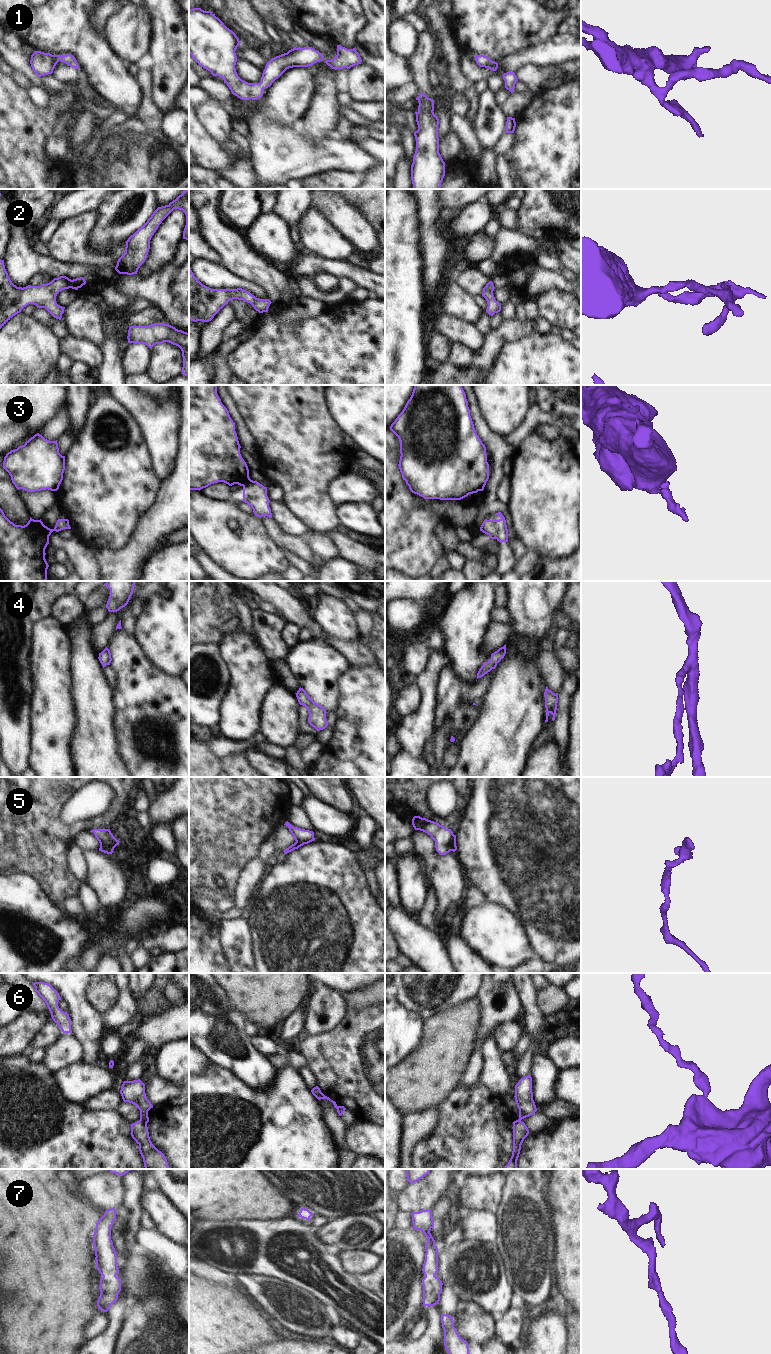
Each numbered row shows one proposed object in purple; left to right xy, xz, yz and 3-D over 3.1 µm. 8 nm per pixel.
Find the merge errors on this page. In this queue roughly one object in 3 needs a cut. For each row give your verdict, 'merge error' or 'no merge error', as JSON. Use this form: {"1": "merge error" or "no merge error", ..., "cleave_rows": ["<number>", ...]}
{"1": "no merge error", "2": "no merge error", "3": "merge error", "4": "no merge error", "5": "no merge error", "6": "merge error", "7": "no merge error", "cleave_rows": ["3", "6"]}

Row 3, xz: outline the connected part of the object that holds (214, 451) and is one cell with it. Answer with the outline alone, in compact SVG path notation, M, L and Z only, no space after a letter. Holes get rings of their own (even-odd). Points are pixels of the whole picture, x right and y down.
M189 385L189 490L224 482L243 486L251 481L240 454L235 423L217 394L217 385Z

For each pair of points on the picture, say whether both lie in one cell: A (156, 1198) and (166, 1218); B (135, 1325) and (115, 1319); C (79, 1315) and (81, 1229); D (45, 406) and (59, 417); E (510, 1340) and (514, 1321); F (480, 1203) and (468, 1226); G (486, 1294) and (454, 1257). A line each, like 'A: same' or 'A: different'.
A: same
B: different
C: same
D: different
E: same
F: different
G: same

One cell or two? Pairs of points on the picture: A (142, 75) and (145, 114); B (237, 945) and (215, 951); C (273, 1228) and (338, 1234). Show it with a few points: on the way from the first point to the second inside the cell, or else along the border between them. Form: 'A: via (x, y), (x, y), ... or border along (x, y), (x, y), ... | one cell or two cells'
A: via (145, 85), (145, 104) | one cell
B: border along (217, 926), (222, 954), (226, 962) | two cells
C: border along (317, 1233), (324, 1242), (335, 1249) | two cells

